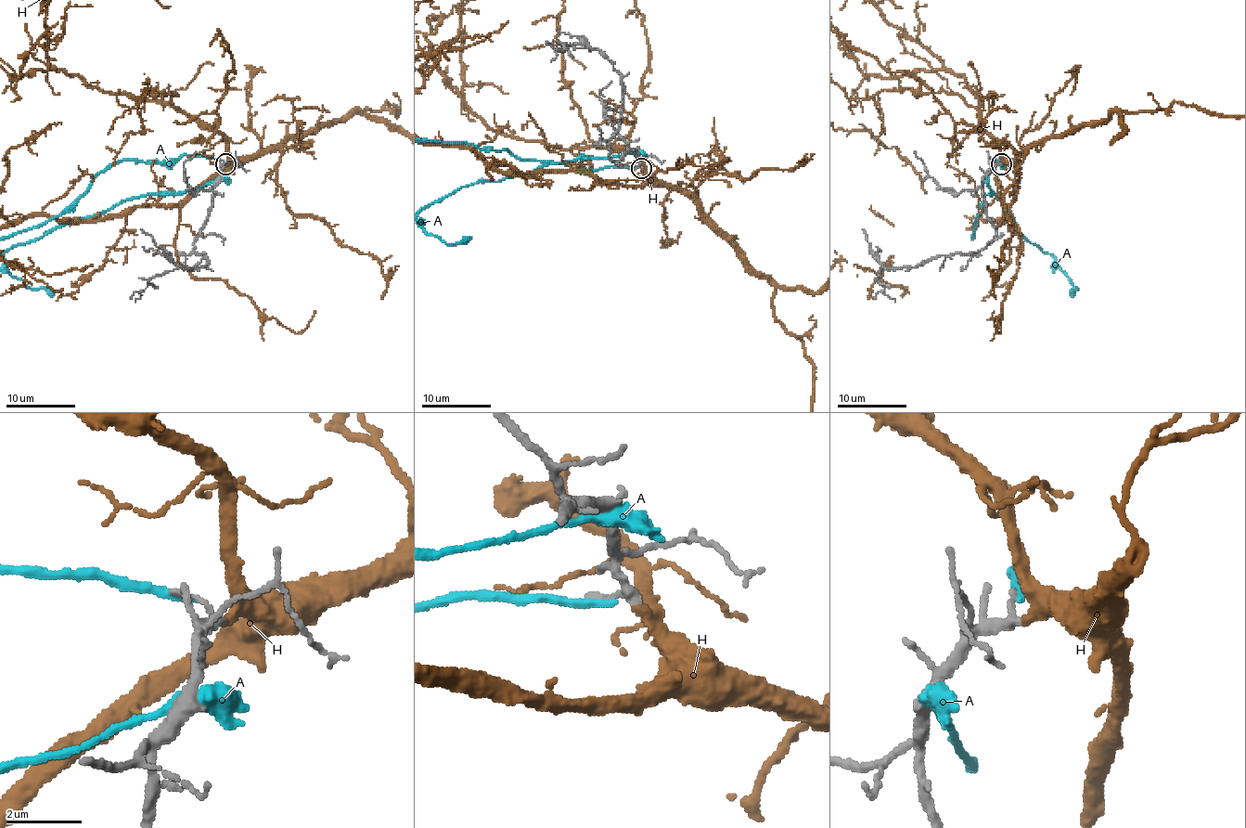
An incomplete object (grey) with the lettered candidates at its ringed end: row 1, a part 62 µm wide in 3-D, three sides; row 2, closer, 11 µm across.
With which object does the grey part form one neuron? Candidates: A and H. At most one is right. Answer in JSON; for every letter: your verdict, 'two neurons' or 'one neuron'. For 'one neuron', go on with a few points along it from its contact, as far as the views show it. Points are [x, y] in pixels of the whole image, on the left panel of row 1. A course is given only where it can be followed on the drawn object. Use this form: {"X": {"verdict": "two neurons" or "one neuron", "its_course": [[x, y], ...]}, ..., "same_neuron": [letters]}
{"A": {"verdict": "two neurons"}, "H": {"verdict": "one neuron"}, "same_neuron": ["H"]}

